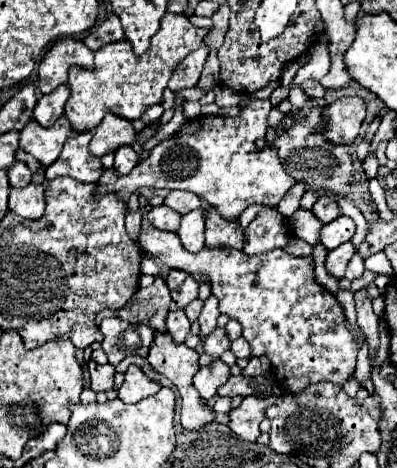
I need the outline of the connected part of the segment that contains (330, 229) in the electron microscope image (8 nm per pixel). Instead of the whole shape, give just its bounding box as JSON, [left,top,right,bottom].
[320,216,356,250]

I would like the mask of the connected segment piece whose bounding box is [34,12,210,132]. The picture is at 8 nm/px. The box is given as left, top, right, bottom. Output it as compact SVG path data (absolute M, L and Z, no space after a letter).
M166 12L160 20L160 30L152 36L148 52L142 56L136 56L132 52L132 46L126 40L120 40L116 44L106 44L96 52L94 68L70 68L68 72L68 86L72 90L68 98L68 86L58 86L54 92L44 94L34 108L34 120L40 126L52 126L54 120L64 112L66 104L66 118L70 120L72 128L76 132L92 130L100 124L106 112L114 112L126 120L138 120L140 114L152 106L162 102L162 92L168 86L168 80L176 68L176 64L196 50L204 36L208 34L208 28L196 28L190 24L188 16L184 14L172 14Z

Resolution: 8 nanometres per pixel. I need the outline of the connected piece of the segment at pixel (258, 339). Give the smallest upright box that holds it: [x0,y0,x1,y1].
[138,228,358,394]

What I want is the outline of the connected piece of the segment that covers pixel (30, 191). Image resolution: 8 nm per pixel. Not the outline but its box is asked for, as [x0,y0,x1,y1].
[8,182,44,218]

